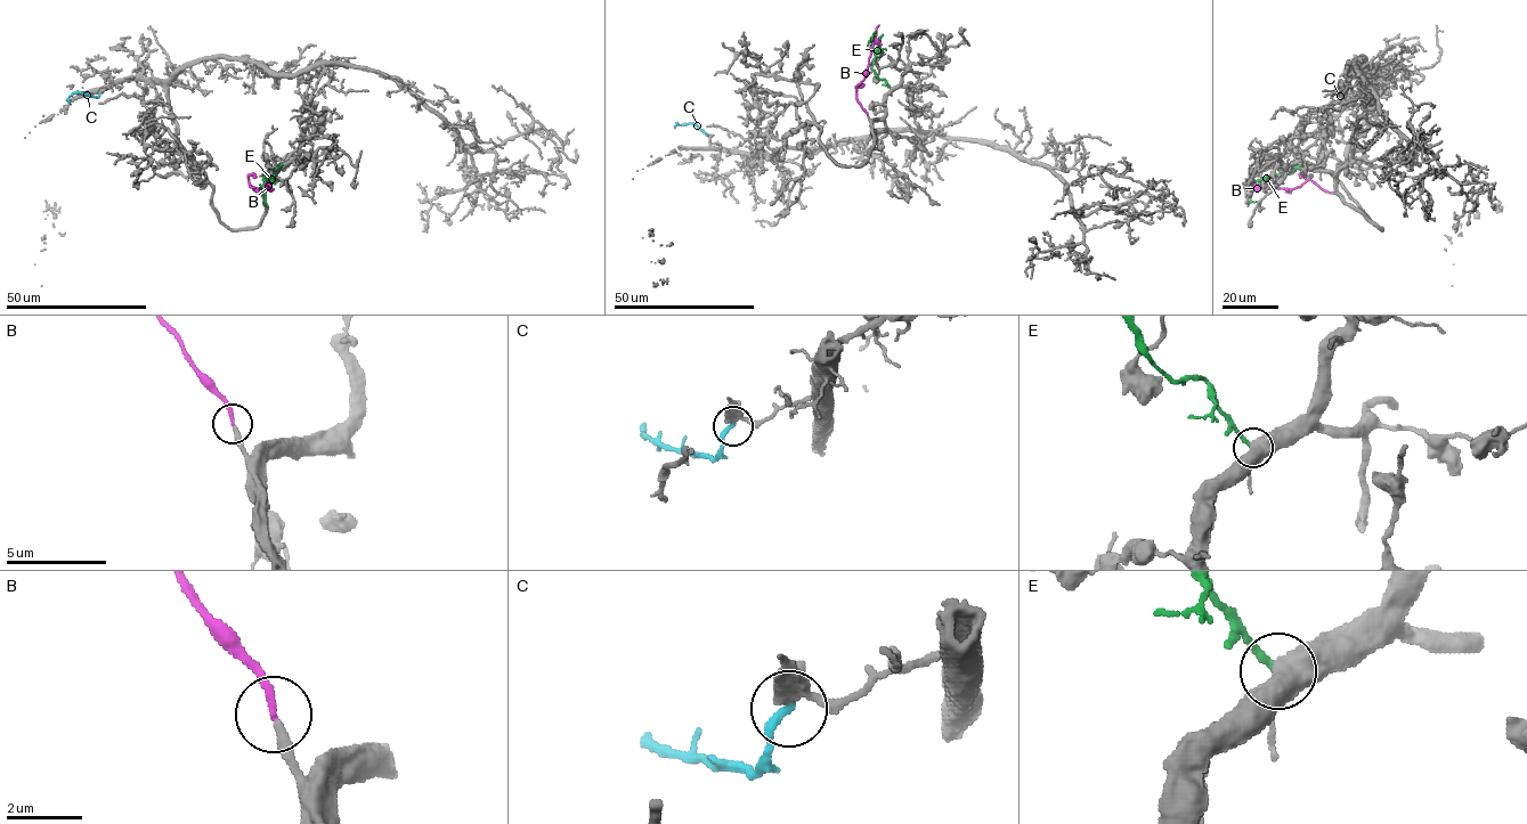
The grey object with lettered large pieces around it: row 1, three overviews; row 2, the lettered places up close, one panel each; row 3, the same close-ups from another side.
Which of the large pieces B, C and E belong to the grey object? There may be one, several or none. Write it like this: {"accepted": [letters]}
{"accepted": ["B"]}

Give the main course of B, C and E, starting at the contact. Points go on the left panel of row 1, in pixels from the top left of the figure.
B: (260, 193), (249, 180), (251, 187), (268, 184), (271, 187)
C: (99, 92), (97, 97), (73, 94), (66, 99)
E: (284, 163), (264, 174), (267, 176), (262, 180), (264, 202)

